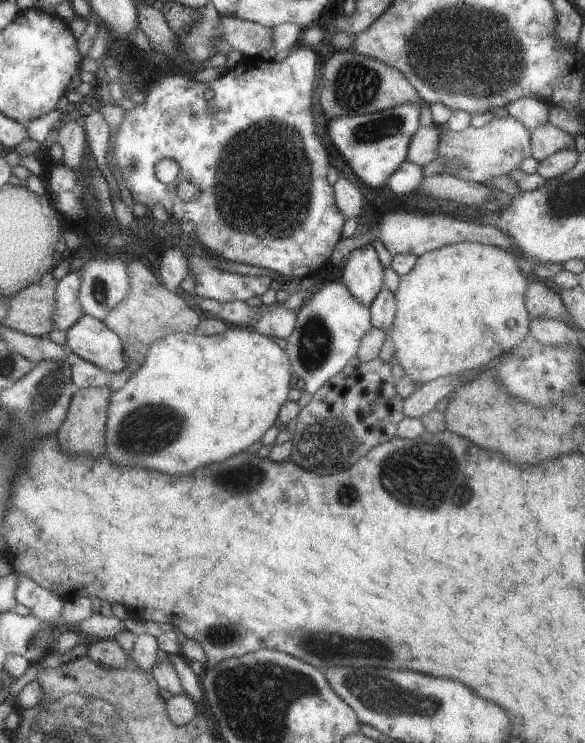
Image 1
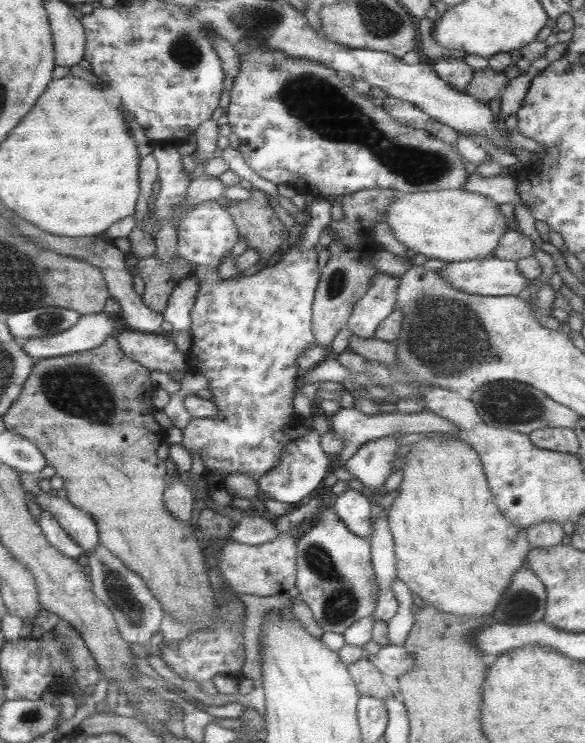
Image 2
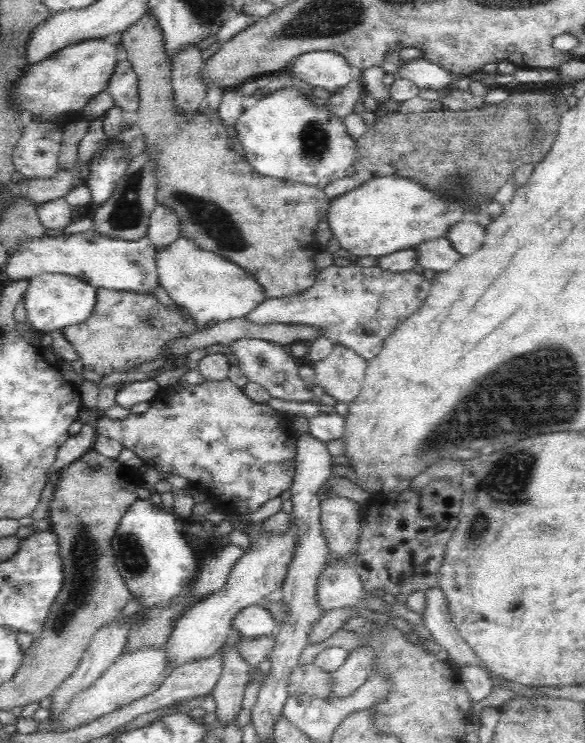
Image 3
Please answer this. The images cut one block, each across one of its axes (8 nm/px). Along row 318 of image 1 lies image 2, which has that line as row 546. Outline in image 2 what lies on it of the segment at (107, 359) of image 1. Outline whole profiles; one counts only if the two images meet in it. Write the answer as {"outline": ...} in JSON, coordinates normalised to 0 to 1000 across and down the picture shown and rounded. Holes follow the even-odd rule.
{"outline":[[[72,662],[68,666],[58,668],[60,676],[68,685],[77,685],[97,701],[97,705],[116,719],[121,727],[132,735],[138,736],[138,744],[156,744],[168,734],[168,716],[161,700],[152,690],[142,689],[138,685],[128,684],[113,670],[97,668],[84,668],[82,664]]]}

